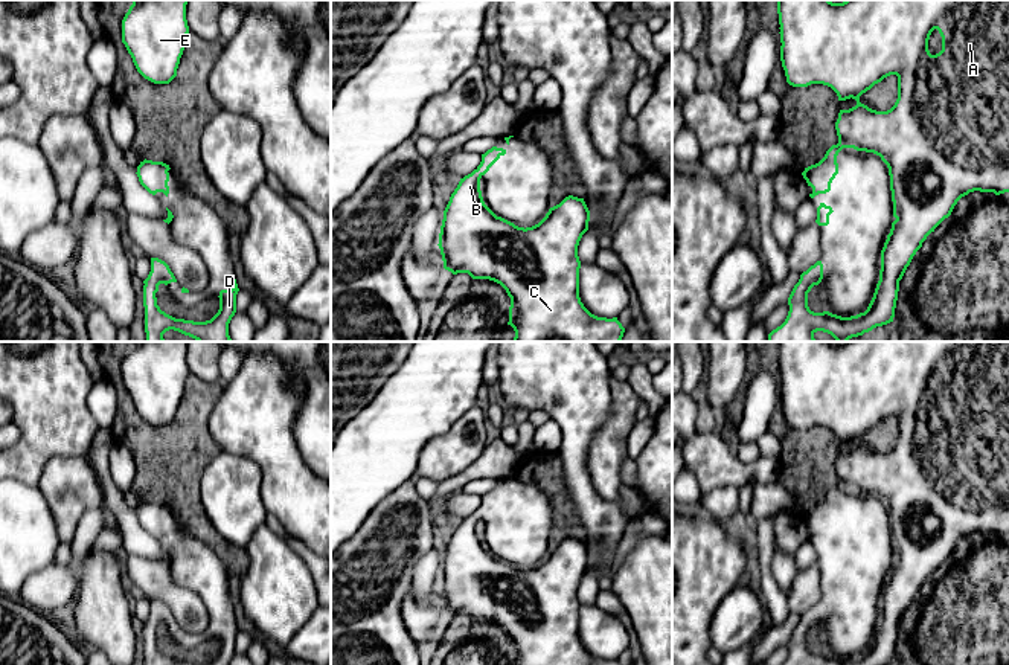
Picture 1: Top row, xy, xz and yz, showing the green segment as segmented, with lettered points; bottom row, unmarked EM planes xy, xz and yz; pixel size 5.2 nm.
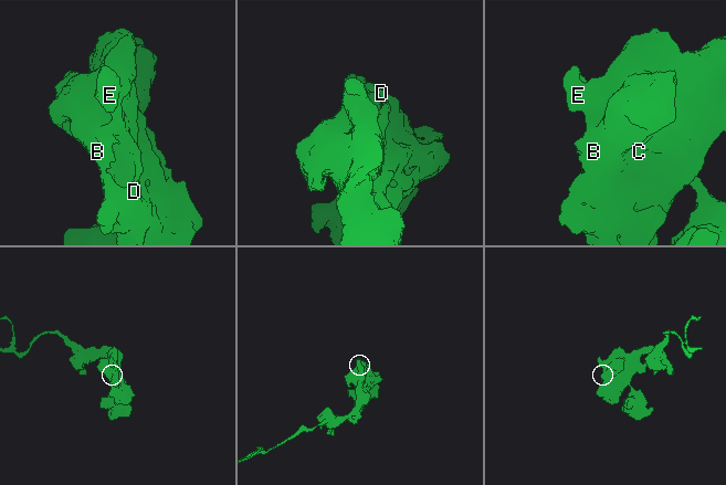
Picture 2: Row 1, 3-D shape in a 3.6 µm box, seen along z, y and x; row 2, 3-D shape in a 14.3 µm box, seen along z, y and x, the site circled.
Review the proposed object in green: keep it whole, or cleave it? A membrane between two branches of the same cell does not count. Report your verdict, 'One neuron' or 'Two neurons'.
One neuron

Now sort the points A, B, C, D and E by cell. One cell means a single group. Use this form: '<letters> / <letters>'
A B C D E

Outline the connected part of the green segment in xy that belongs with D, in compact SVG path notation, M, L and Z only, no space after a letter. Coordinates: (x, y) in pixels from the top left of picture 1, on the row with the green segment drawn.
M151 258L151 271L143 281L146 342L166 342L163 334L169 329L189 336L197 342L232 342L229 323L236 313L236 294L239 291L236 279L232 290L219 291L219 310L206 322L175 319L160 310L155 293L160 284L168 285L171 282L177 282L177 279L169 265L159 258Z

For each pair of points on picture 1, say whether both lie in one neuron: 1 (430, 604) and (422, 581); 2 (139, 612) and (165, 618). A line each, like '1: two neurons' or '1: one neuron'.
1: two neurons
2: two neurons

